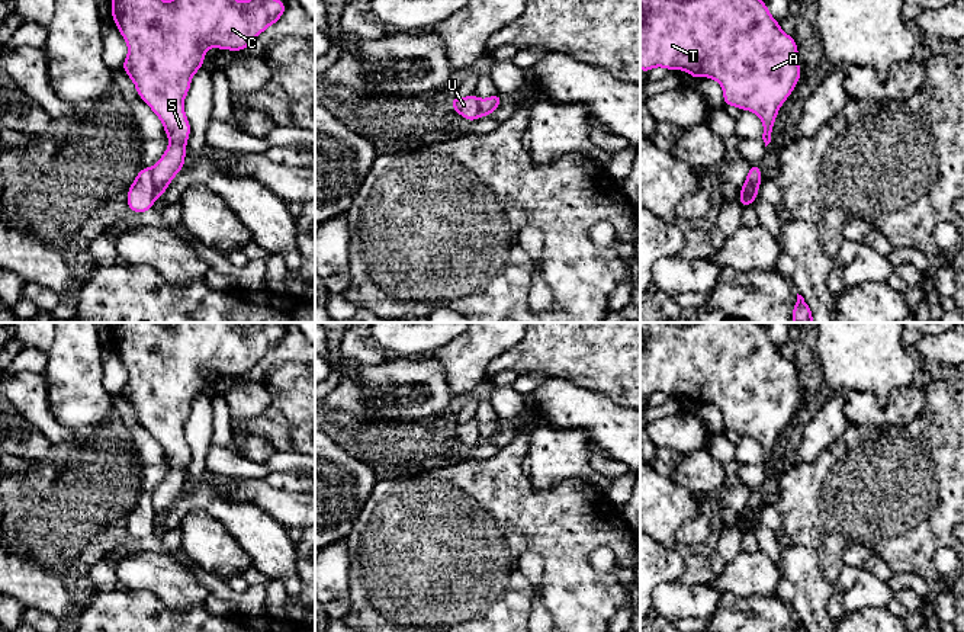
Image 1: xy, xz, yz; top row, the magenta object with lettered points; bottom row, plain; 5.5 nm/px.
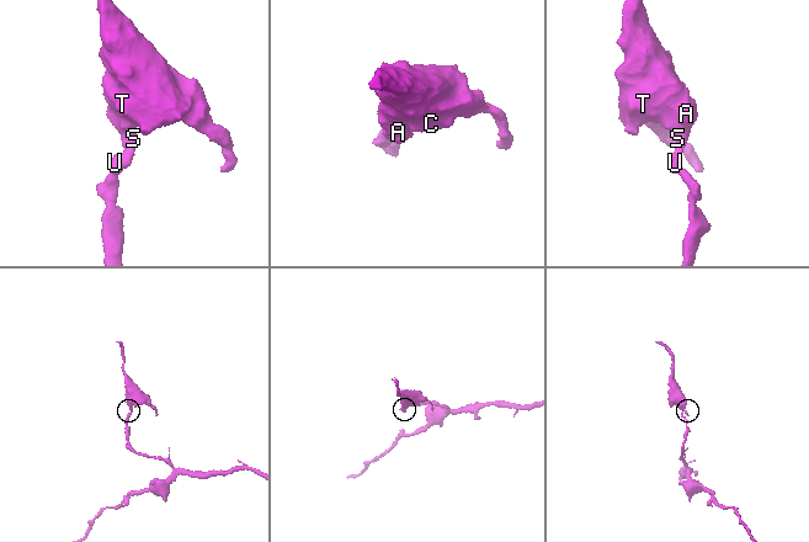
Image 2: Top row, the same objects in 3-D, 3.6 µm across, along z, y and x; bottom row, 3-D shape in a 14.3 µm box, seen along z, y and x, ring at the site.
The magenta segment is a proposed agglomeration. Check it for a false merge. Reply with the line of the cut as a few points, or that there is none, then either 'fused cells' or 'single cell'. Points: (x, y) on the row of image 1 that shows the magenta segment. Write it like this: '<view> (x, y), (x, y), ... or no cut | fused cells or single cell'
xy (150, 169), (157, 195) | fused cells

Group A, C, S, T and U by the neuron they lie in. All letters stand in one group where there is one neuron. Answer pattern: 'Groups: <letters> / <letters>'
Groups: A C S T / U

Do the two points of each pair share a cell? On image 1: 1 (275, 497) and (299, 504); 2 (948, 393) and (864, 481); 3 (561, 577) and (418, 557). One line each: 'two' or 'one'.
1: one
2: one
3: one

